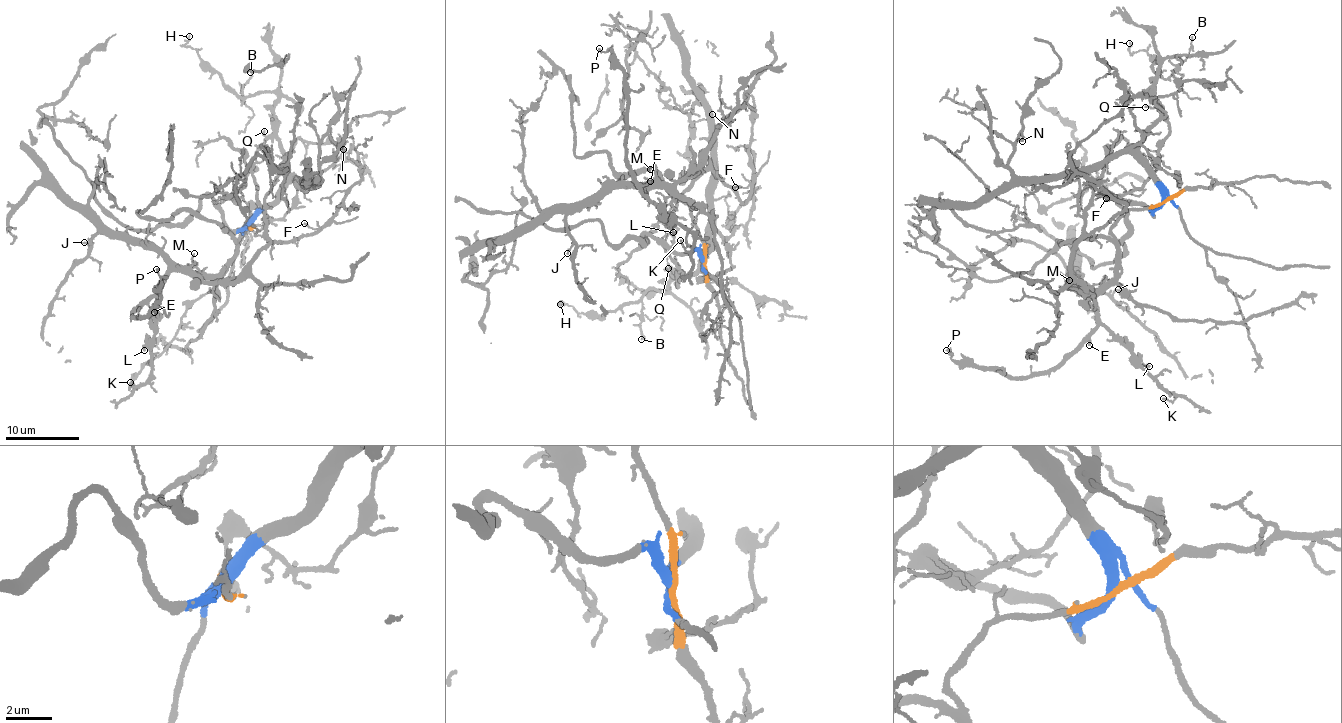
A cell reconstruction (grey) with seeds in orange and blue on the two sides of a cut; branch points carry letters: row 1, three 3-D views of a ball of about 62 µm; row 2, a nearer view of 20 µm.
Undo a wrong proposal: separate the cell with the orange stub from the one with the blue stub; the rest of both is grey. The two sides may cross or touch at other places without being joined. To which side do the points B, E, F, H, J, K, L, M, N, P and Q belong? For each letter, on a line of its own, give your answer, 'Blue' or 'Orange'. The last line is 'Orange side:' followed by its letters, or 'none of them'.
B: Blue
E: Orange
F: Orange
H: Blue
J: Orange
K: Orange
L: Orange
M: Orange
N: Blue
P: Orange
Q: Blue
Orange side: E, F, J, K, L, M, P

